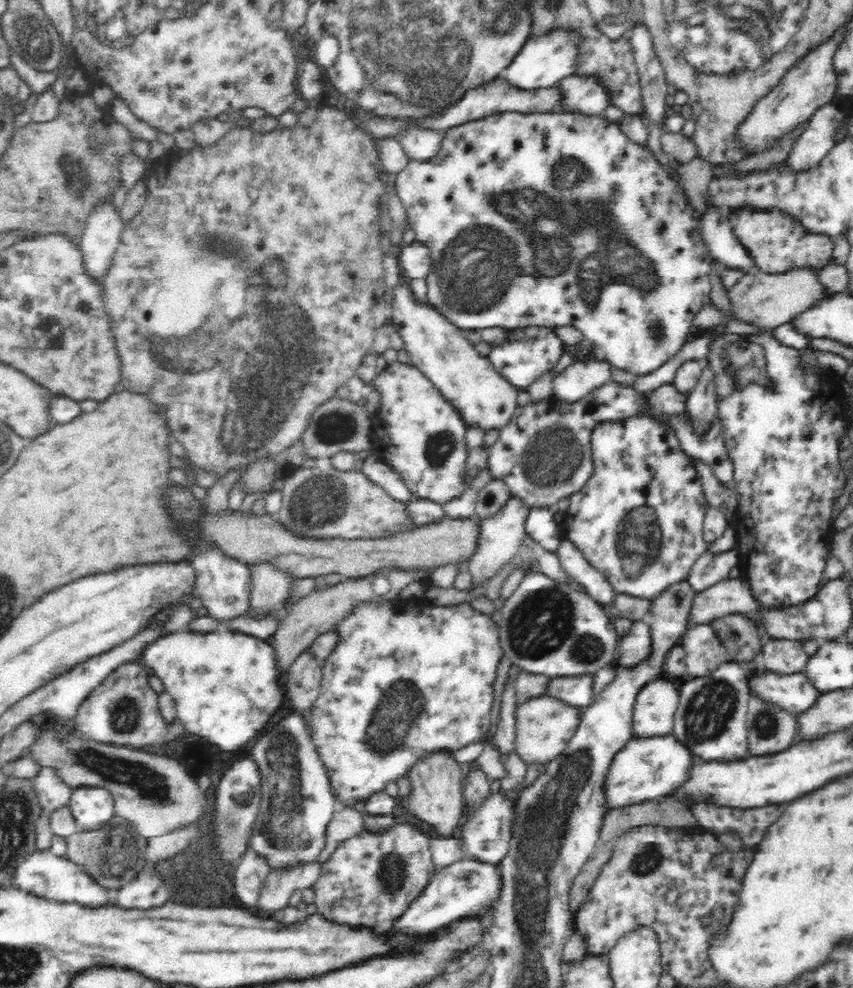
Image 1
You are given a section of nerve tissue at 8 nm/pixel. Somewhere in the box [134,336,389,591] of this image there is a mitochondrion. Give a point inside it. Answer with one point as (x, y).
(319, 502)

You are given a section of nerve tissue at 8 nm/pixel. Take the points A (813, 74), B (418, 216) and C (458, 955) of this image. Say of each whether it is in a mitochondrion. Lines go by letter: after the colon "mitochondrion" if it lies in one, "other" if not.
A: other
B: other
C: other

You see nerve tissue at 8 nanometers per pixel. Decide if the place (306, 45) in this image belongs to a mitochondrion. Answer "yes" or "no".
no

